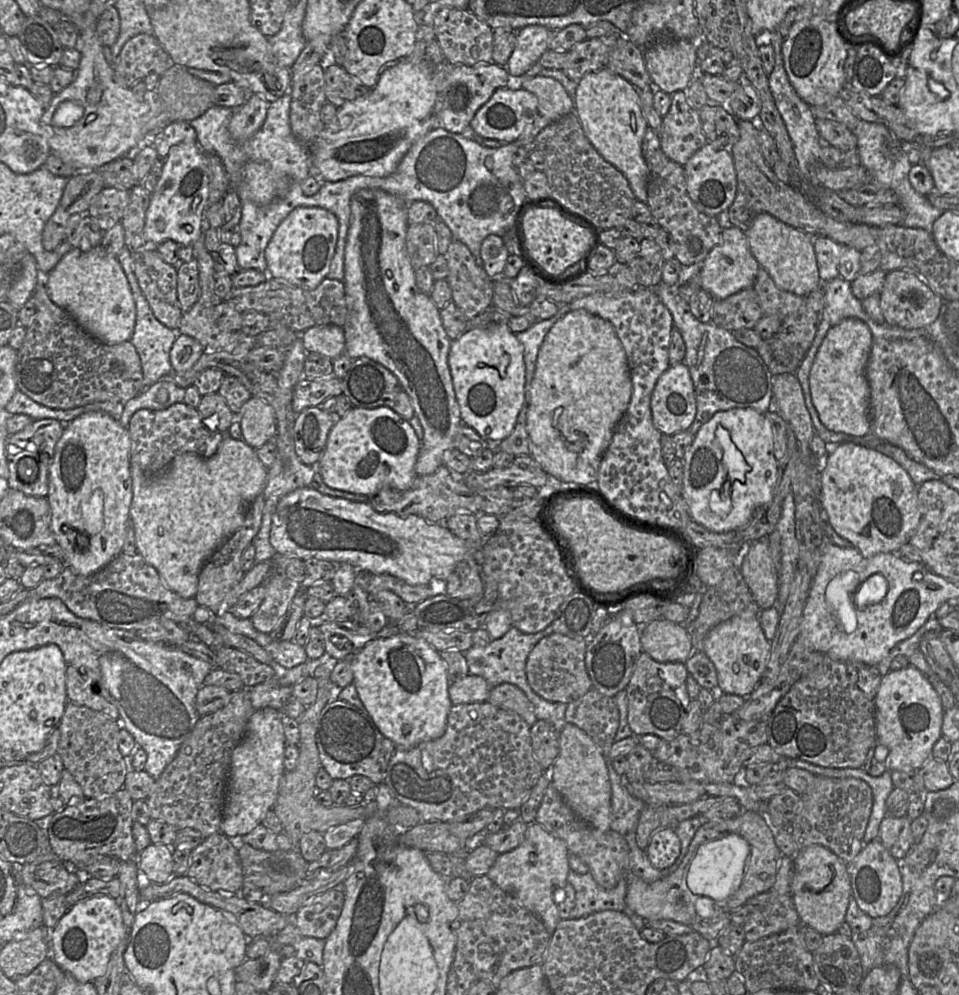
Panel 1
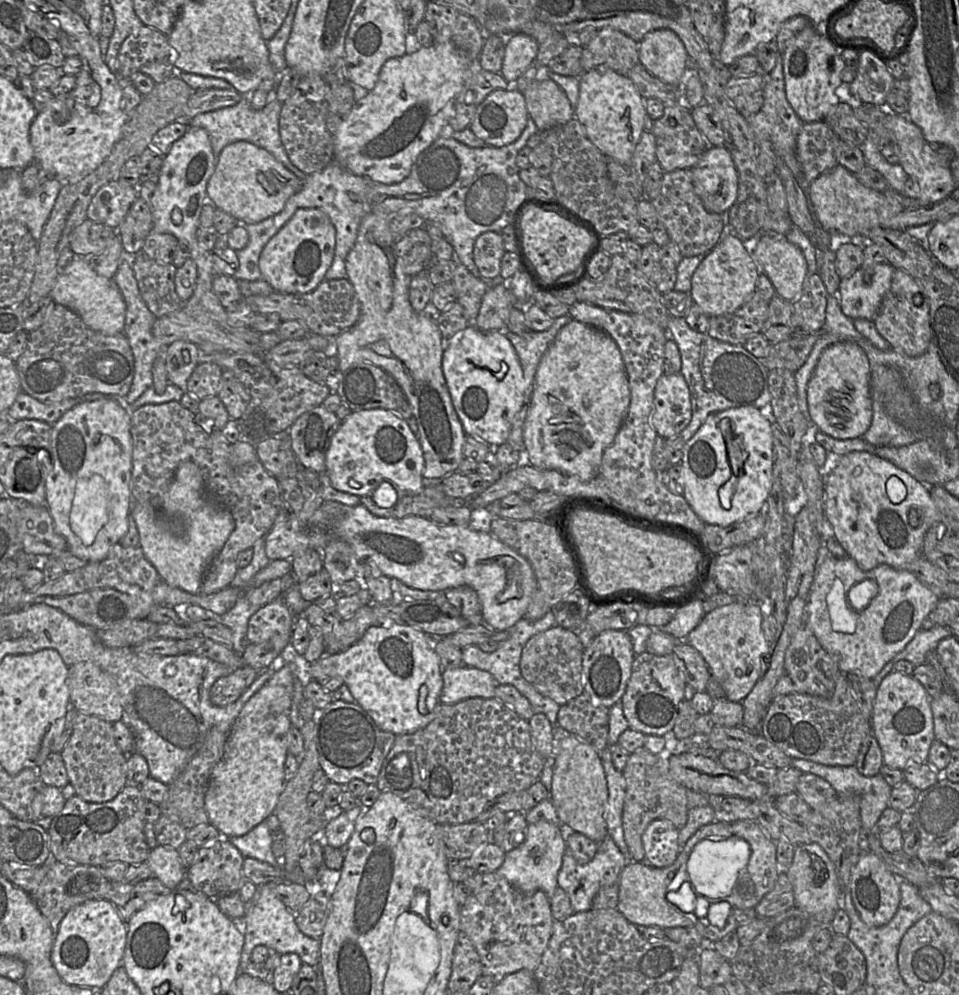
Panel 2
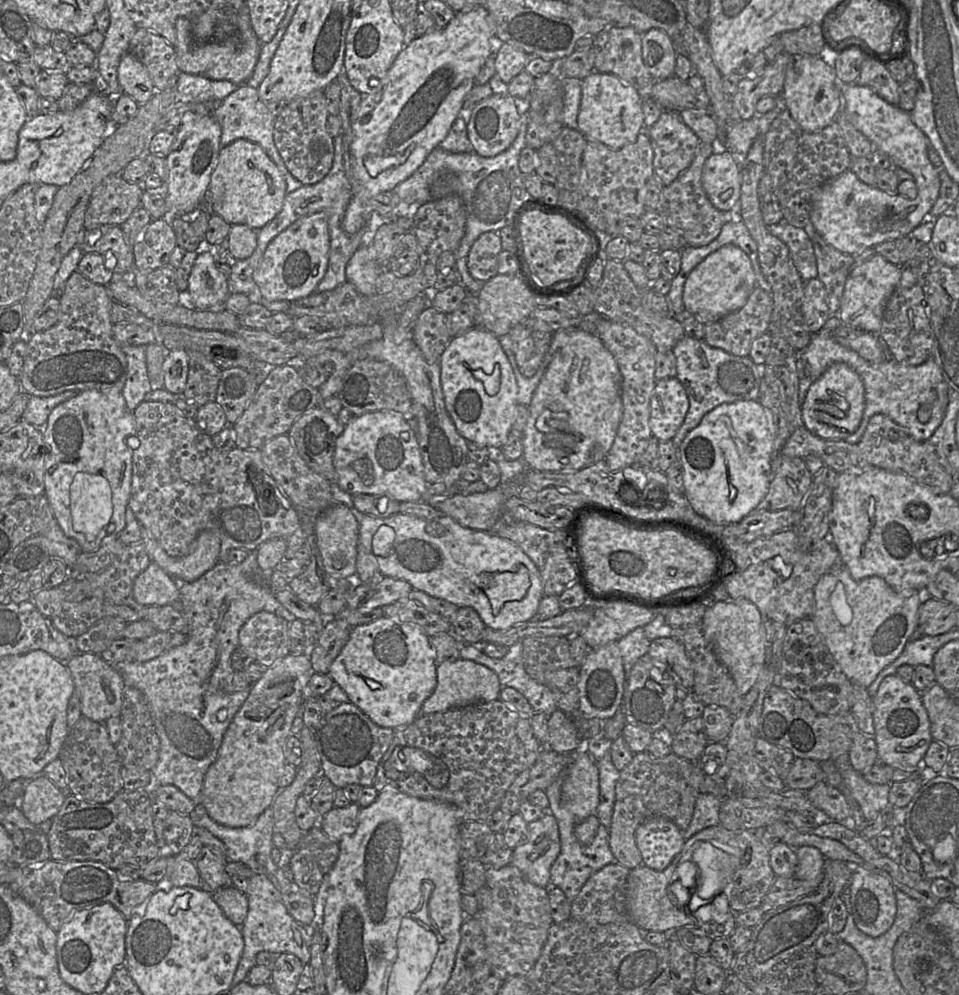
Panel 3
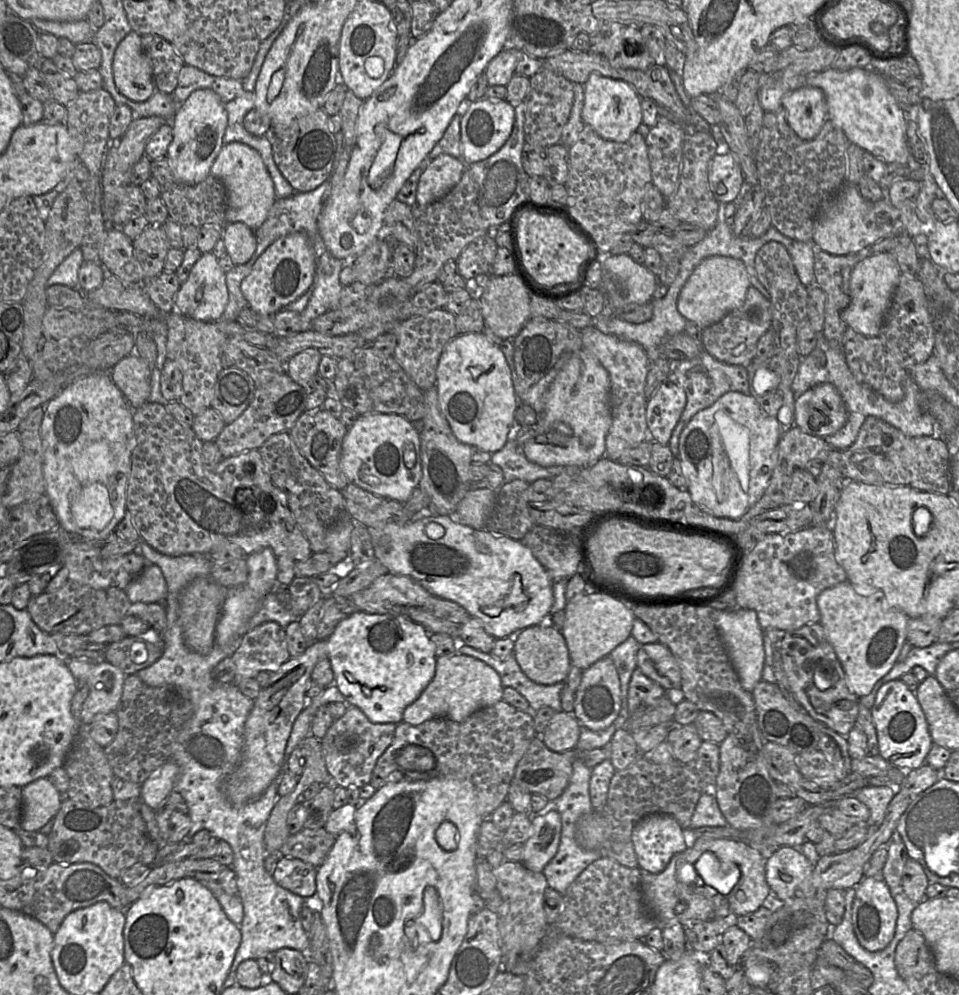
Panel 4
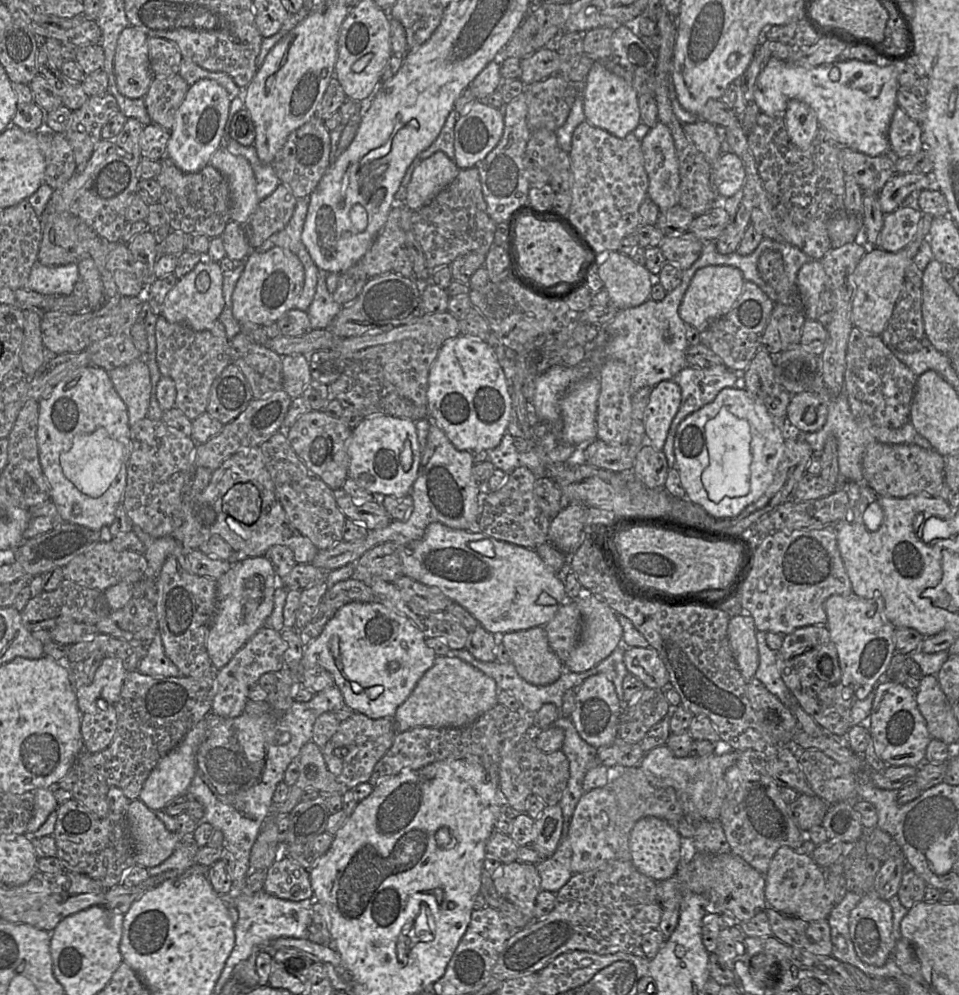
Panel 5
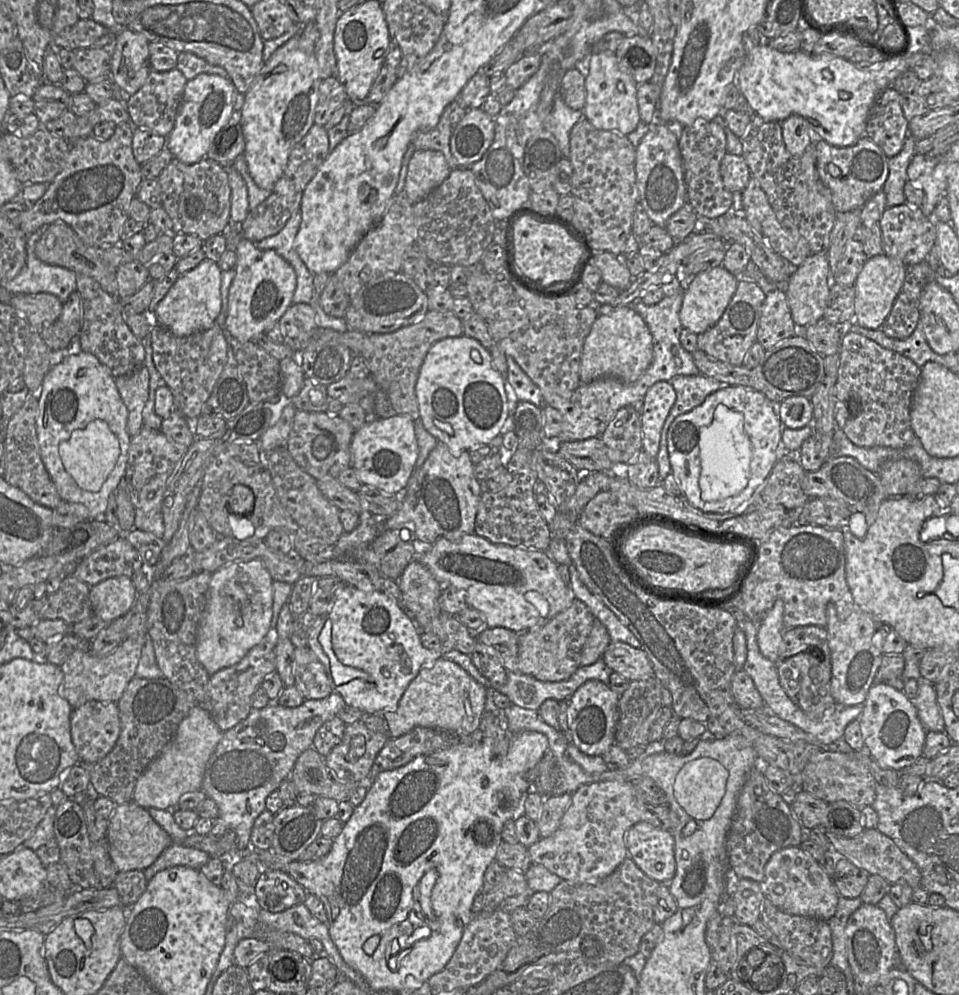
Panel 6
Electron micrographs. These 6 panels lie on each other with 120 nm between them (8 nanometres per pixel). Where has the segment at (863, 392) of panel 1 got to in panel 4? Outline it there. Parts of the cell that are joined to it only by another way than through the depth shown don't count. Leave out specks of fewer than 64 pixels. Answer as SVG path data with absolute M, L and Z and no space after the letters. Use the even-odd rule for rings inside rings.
M821 383L795 399L794 426L804 432L827 437L840 430L847 421L843 399L831 383Z

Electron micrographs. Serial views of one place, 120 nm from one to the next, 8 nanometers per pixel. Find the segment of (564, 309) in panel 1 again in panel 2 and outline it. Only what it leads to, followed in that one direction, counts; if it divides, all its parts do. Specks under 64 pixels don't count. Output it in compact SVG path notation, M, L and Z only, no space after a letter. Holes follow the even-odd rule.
M567 314L554 319L554 323L546 331L529 331L523 336L510 331L505 334L514 346L523 369L525 381L524 405L529 406L532 400L535 375L543 354L554 341L559 330L571 320L572 317Z

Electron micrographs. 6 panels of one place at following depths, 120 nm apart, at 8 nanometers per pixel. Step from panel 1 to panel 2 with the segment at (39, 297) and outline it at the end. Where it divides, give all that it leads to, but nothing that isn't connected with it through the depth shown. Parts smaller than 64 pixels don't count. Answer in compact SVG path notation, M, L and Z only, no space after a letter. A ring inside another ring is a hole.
M52 303L43 324L27 332L27 344L16 365L22 391L42 402L60 402L89 393L125 397L134 377L134 357L123 333L106 335L89 328L66 306Z

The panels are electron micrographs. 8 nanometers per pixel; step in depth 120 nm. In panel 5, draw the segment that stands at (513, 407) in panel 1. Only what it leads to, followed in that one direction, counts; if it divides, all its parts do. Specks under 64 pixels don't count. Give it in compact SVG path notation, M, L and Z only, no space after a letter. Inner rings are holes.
M463 334L447 339L430 367L427 407L428 417L443 430L456 449L491 450L497 447L510 422L511 398L504 370L493 348L486 341Z

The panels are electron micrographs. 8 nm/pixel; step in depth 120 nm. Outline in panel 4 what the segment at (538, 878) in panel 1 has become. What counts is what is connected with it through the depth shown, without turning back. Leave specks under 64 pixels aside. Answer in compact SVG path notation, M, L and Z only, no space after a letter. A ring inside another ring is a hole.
M554 808L532 816L532 830L523 844L525 867L533 872L543 872L558 850L561 837L561 816Z

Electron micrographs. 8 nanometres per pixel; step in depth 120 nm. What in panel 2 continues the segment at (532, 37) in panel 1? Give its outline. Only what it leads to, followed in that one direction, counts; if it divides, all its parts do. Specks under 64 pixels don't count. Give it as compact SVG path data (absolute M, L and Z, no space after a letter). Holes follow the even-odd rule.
M524 33L506 37L508 41L500 74L510 82L517 80L535 63L539 44L534 38Z

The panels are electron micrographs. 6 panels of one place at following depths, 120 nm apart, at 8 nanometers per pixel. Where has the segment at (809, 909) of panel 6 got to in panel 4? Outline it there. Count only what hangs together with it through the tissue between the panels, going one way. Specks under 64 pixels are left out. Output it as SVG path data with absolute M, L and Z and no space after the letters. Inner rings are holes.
M780 846L766 861L766 880L784 903L796 897L814 898L817 889L812 883L814 866L795 848Z

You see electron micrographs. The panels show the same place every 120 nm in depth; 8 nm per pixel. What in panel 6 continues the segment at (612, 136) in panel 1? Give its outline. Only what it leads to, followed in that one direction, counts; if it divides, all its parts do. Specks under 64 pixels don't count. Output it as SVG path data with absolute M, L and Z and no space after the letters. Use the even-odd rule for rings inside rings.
M592 52L587 59L584 117L597 129L628 135L640 122L637 102L638 84L621 66L615 53Z

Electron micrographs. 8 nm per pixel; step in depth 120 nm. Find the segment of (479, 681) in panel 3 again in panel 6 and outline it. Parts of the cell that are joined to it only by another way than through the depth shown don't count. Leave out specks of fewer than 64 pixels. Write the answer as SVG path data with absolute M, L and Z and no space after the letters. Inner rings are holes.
M439 658L423 667L410 682L394 709L382 713L391 739L415 727L424 727L468 735L479 729L487 688L473 679L458 664Z

